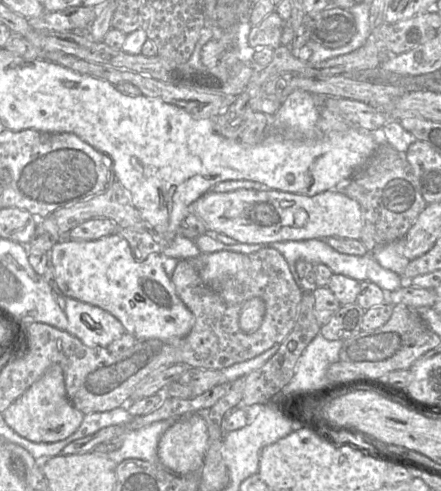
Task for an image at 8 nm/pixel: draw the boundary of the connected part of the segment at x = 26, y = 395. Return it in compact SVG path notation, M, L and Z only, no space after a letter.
M51 365L20 397L2 412L6 424L21 437L36 443L66 439L80 427L84 415L69 401L60 365Z

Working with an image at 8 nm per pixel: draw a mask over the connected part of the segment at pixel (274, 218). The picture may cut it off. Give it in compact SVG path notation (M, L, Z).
M338 188L313 196L279 190L237 189L224 193L208 191L189 206L189 213L200 218L207 230L225 234L239 243L246 244L301 241L314 238L325 240L329 237L359 240L363 227L360 204Z

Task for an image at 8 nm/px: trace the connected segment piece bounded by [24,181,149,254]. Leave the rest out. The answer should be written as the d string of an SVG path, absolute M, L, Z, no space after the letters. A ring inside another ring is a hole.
M115 181L107 191L96 194L75 204L64 206L54 211L48 217L39 219L33 237L30 242L24 246L27 246L29 254L48 253L51 251L52 247L64 239L73 228L94 218L110 219L119 227L149 231L149 226L132 204L127 190L119 181Z

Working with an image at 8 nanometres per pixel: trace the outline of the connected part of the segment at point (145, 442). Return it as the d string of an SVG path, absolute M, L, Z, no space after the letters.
M167 419L154 422L141 429L131 431L123 437L120 448L107 454L108 458L120 464L126 459L140 459L153 464L159 464L158 443L163 433L177 419Z

